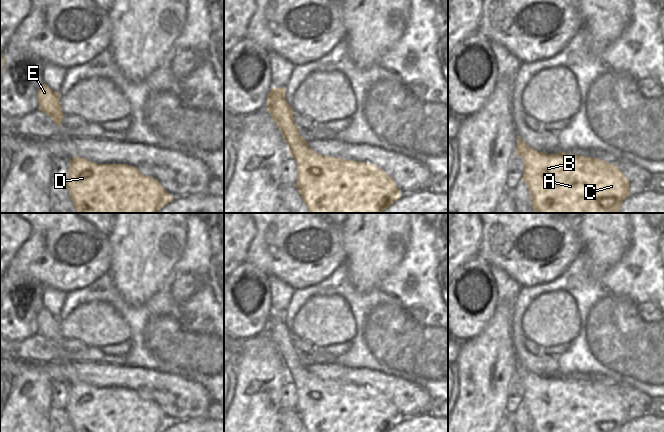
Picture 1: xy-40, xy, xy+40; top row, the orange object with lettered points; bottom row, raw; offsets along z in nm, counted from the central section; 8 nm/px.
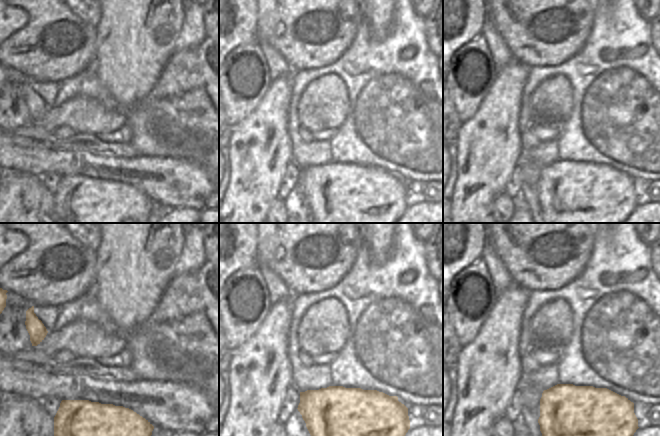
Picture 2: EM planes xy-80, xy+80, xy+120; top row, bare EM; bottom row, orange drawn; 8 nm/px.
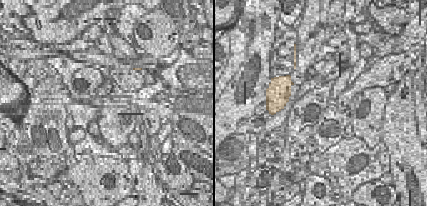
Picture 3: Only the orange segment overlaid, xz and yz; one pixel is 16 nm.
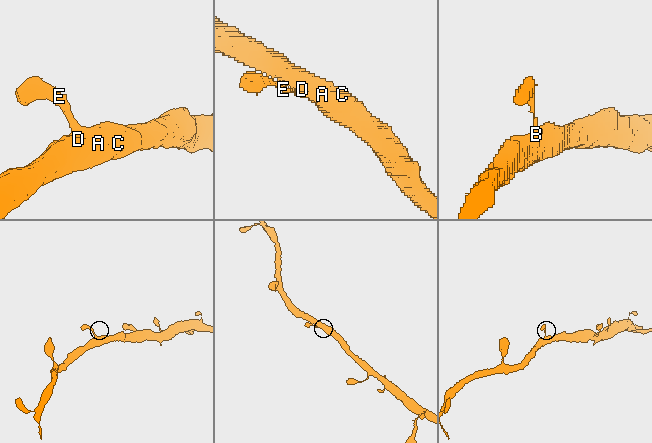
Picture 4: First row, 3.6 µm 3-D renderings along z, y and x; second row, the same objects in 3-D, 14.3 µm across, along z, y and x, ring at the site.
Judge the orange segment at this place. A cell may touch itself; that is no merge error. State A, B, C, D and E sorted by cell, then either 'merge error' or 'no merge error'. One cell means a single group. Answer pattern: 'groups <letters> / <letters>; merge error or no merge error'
groups A B C D E; no merge error

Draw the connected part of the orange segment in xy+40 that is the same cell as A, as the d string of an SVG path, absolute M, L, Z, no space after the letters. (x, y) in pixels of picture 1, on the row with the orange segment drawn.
M518 135L515 154L523 159L525 181L535 213L618 213L631 193L621 170L598 158L576 154L548 154L530 148Z

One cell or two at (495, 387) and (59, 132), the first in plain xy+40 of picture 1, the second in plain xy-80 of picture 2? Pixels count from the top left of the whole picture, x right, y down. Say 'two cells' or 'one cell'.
two cells

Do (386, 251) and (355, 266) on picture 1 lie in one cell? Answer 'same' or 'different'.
same

